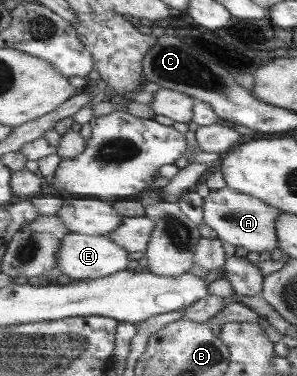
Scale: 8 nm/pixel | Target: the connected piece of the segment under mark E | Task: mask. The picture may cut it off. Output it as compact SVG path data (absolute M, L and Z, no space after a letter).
M70 233L62 241L57 252L57 268L71 280L104 278L128 268L129 251L118 246L109 236L88 236L85 234Z

